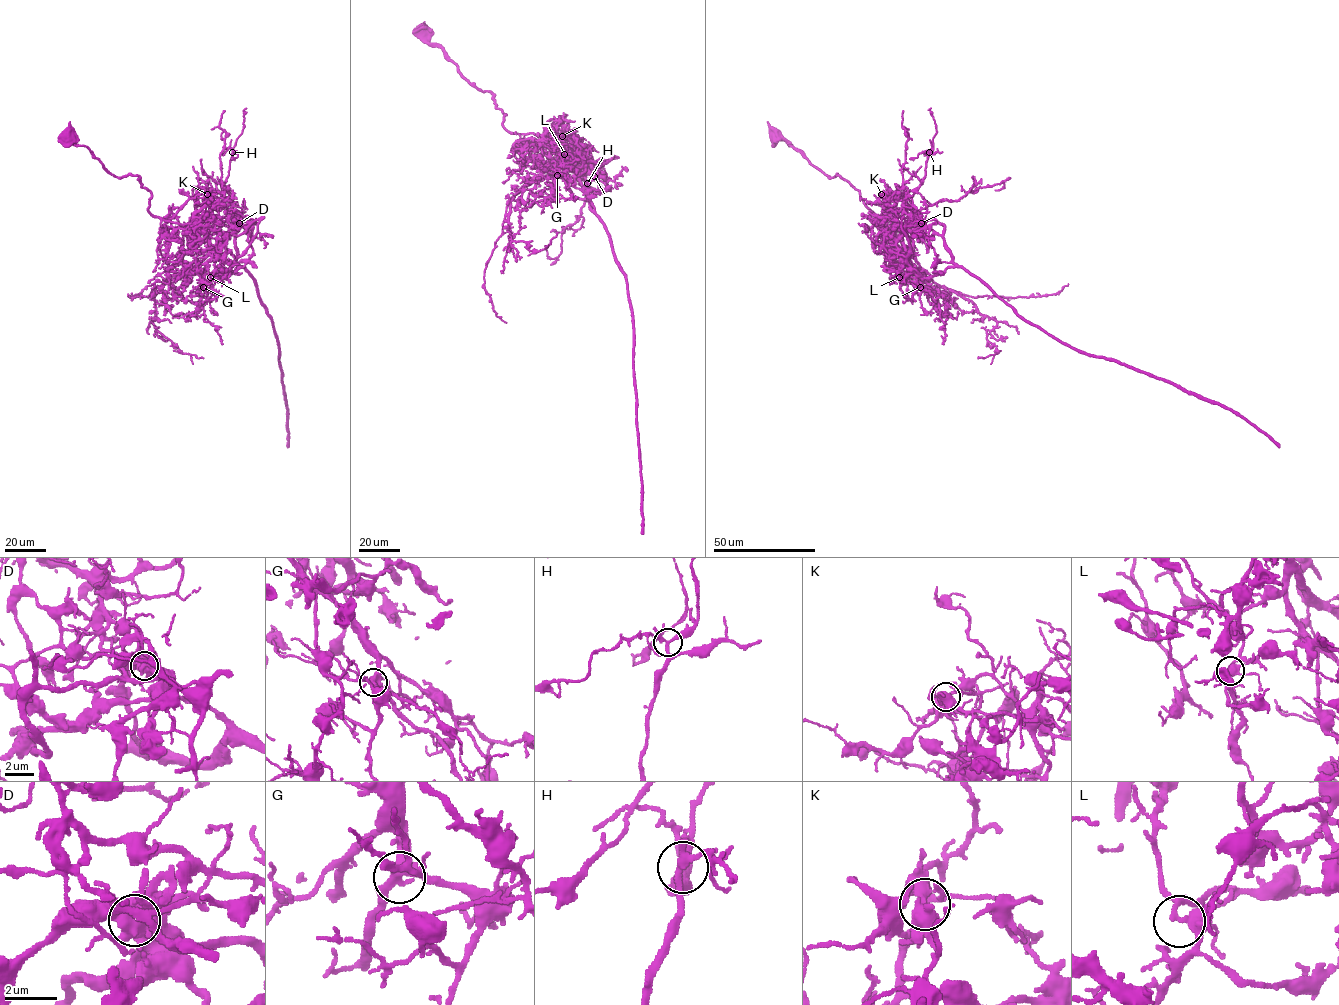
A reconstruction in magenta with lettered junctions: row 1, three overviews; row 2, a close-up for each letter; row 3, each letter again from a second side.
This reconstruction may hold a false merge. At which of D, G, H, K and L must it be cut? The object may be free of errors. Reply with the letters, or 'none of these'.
D

